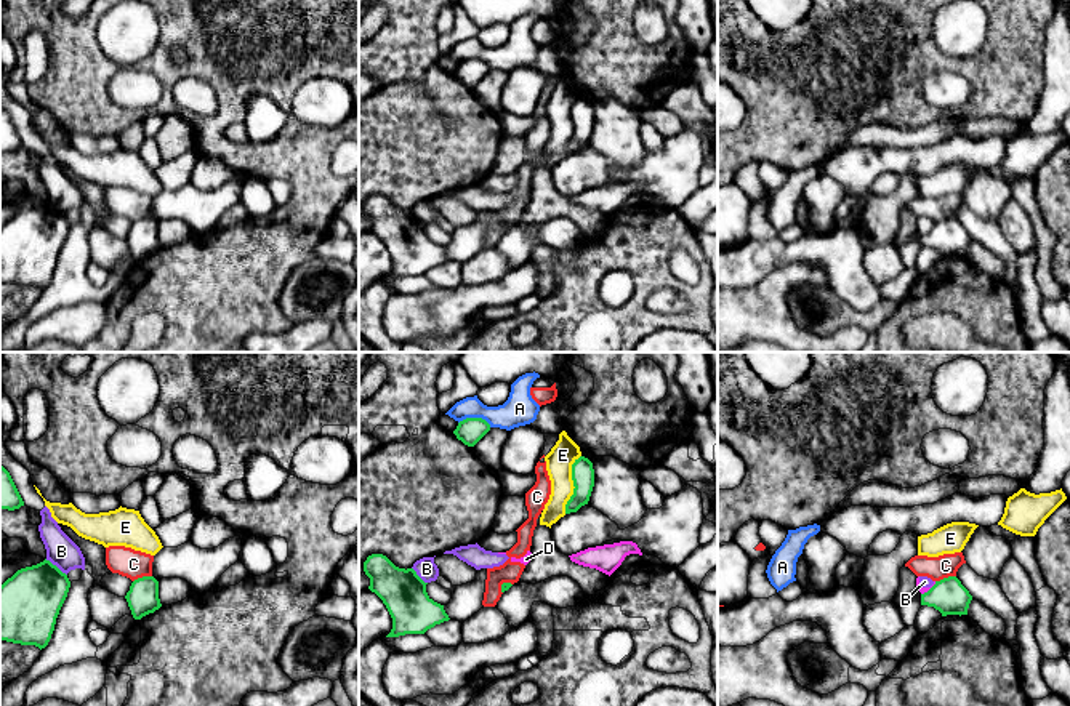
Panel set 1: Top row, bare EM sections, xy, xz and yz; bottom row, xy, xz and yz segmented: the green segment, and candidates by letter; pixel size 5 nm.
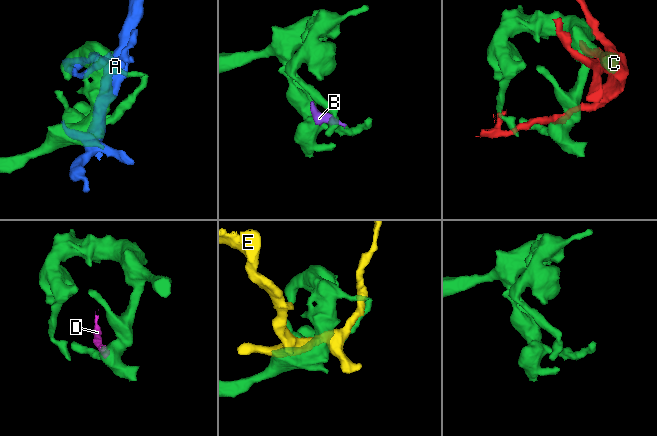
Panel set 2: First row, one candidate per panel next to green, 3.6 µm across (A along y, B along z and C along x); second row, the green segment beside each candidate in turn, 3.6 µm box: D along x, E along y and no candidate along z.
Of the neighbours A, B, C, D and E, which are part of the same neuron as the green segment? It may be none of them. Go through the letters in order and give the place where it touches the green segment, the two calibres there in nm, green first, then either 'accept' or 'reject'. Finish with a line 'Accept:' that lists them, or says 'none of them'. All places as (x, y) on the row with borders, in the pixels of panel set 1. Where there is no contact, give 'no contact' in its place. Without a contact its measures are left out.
A: xz (474, 418) | 140/160 nm | reject
B: xy (55, 565) | 320/160 nm | reject
C: yz (945, 578) | 180/120 nm | reject
D: yz (929, 589) | 180/30 nm | reject
E: xz (574, 484) | 110/140 nm | reject
Accept: none of them

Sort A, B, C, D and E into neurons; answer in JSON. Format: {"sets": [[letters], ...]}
{"sets": [["A"], ["B", "D"], ["C"], ["E"]]}

